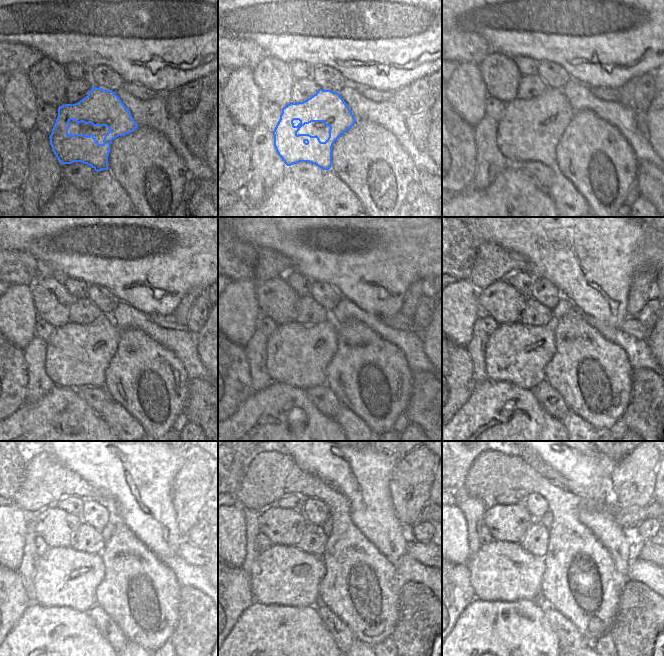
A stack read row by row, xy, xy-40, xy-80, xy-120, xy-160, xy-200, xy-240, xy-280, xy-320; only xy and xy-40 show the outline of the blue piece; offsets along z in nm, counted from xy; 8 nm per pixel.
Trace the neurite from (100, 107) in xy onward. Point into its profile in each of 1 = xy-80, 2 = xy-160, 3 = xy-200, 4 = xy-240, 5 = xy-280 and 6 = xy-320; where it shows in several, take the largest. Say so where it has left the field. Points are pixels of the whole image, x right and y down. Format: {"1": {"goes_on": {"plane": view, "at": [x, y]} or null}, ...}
{"1": {"goes_on": {"plane": "xy-80", "at": [552, 105]}}, "2": {"goes_on": {"plane": "xy-160", "at": [282, 348]}}, "3": {"goes_on": {"plane": "xy-200", "at": [504, 348]}}, "4": {"goes_on": {"plane": "xy-240", "at": [56, 569]}}, "5": {"goes_on": {"plane": "xy-280", "at": [279, 576]}}, "6": {"goes_on": {"plane": "xy-320", "at": [500, 571]}}}

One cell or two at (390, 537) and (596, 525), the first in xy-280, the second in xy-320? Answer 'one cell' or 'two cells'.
one cell

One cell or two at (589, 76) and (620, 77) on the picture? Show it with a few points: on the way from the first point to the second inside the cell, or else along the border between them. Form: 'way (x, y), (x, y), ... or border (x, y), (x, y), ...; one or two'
way (597, 76), (612, 76); one

